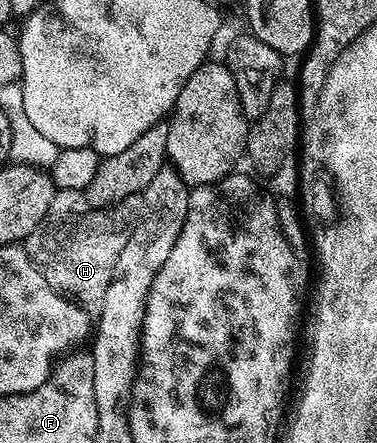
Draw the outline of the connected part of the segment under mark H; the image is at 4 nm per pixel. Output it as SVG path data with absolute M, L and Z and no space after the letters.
M59 190L44 221L25 239L24 246L30 260L55 291L82 305L98 305L116 276L120 253L128 245L139 216L137 198L125 199L113 207L92 207L84 205L79 192Z

